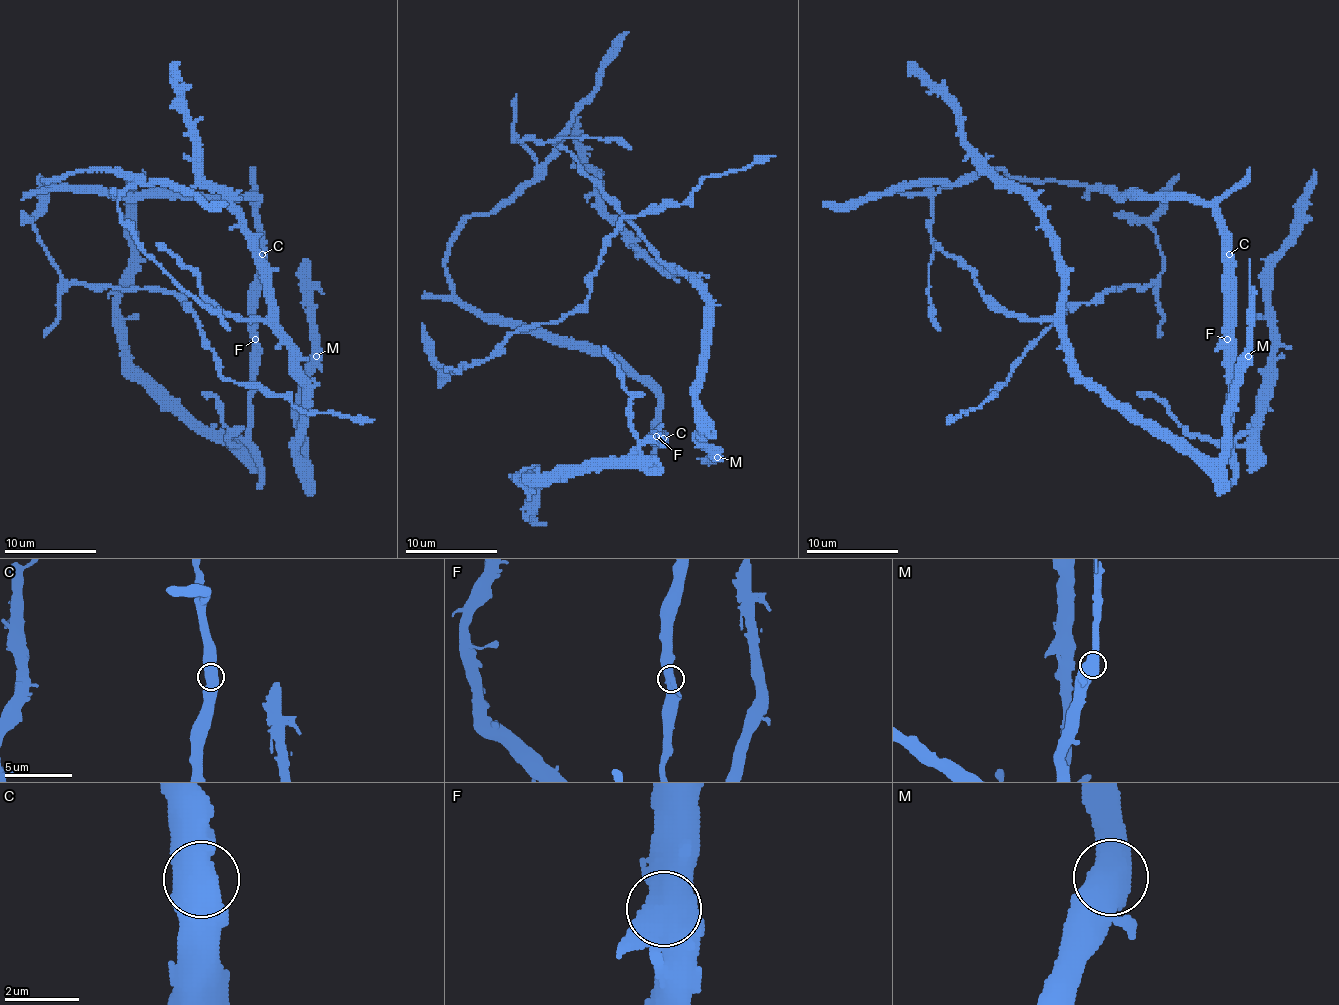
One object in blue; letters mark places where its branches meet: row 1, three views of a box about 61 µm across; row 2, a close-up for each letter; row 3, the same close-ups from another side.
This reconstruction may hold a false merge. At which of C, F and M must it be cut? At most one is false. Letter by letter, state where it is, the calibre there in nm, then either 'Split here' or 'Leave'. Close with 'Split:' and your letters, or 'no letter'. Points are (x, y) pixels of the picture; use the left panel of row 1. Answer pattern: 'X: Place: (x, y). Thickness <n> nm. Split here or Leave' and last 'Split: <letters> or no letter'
C: Place: (262, 254). Thickness 700 nm. Leave
F: Place: (255, 339). Thickness 650 nm. Leave
M: Place: (316, 356). Thickness 800 nm. Leave
Split: no letter

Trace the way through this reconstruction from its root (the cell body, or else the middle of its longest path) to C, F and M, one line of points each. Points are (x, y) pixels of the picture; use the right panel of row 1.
C: (1052, 181), (1087, 183), (1110, 195), (1183, 195), (1204, 199), (1213, 206), (1222, 248), (1229, 254)
F: (1052, 181), (1087, 183), (1110, 195), (1183, 195), (1208, 202), (1222, 236), (1227, 339)
M: (1052, 181), (945, 186), (933, 254), (1050, 319), (1084, 378), (1208, 458), (1247, 355)

